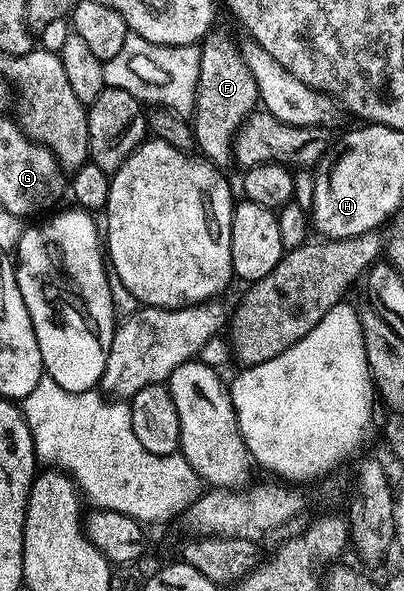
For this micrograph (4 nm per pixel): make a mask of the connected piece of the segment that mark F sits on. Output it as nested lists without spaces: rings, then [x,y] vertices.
[[[223,27],[207,31],[199,47],[199,85],[193,112],[194,142],[198,150],[216,165],[229,163],[233,157],[230,144],[235,130],[244,116],[256,110],[259,102],[259,90],[240,44],[235,44],[234,37]]]

